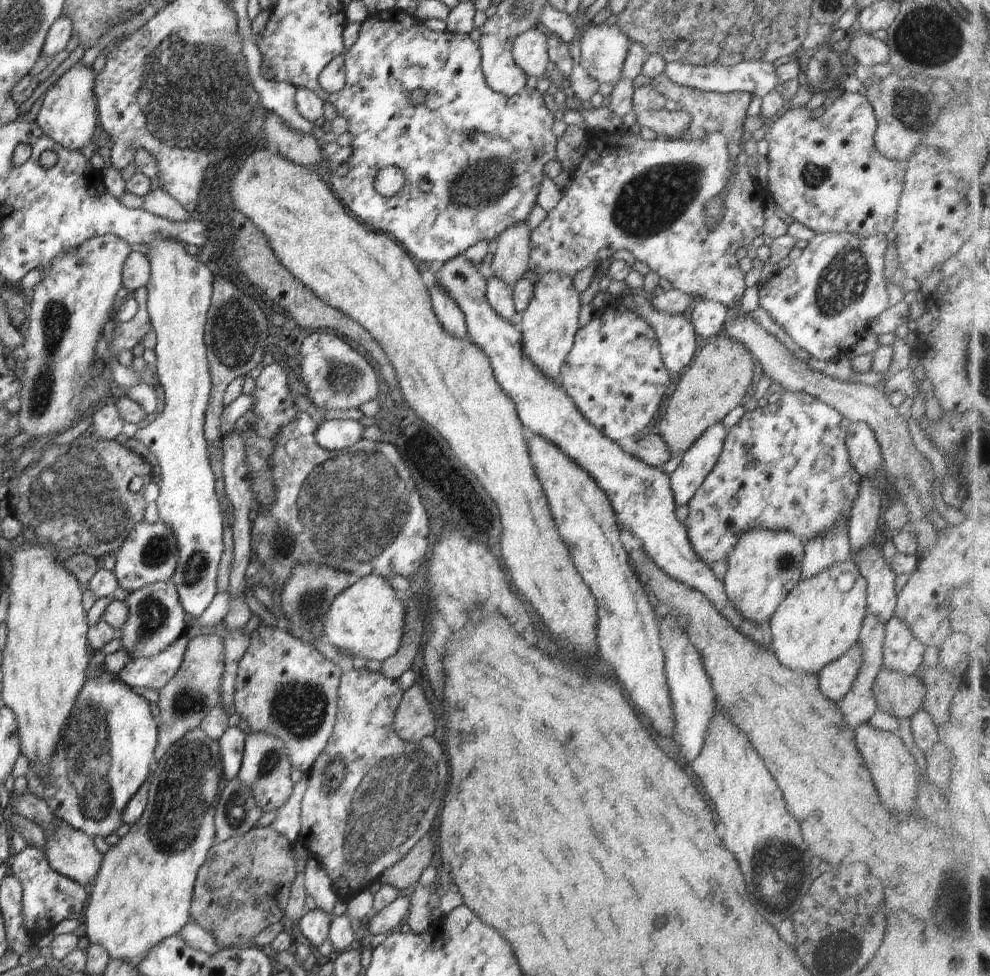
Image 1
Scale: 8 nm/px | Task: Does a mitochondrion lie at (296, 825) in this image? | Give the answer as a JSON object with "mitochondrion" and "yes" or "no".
{"mitochondrion":"no"}

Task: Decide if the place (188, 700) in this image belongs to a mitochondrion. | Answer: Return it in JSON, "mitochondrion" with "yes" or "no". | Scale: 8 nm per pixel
{"mitochondrion":"yes"}

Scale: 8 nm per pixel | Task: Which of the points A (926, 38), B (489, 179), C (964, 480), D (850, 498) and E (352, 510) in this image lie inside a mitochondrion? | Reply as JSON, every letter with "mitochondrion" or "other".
{"A":"mitochondrion","B":"mitochondrion","C":"other","D":"other","E":"mitochondrion"}

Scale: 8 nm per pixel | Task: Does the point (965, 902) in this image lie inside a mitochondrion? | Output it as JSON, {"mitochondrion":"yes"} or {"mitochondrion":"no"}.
{"mitochondrion":"yes"}

